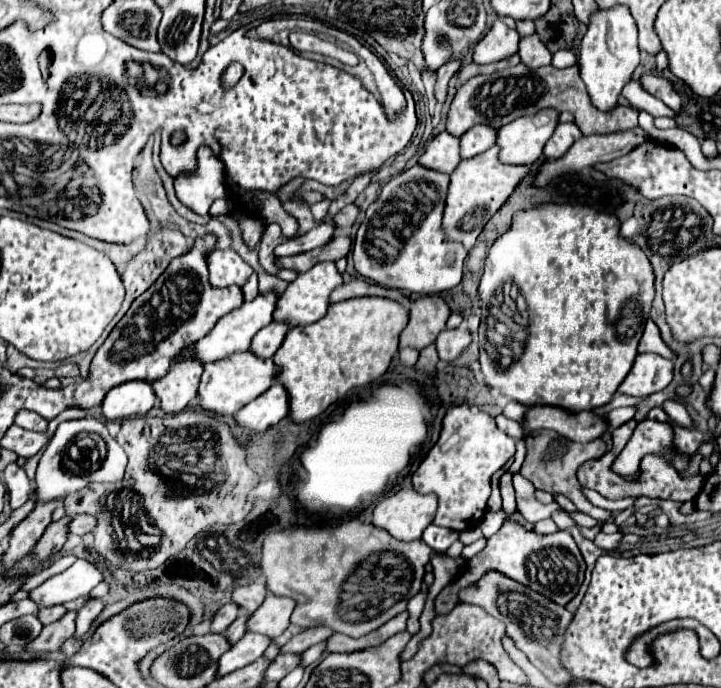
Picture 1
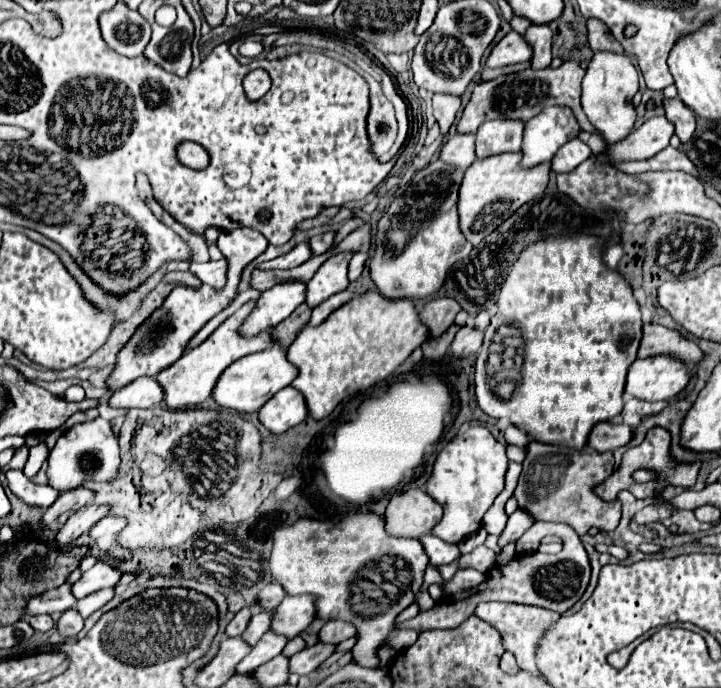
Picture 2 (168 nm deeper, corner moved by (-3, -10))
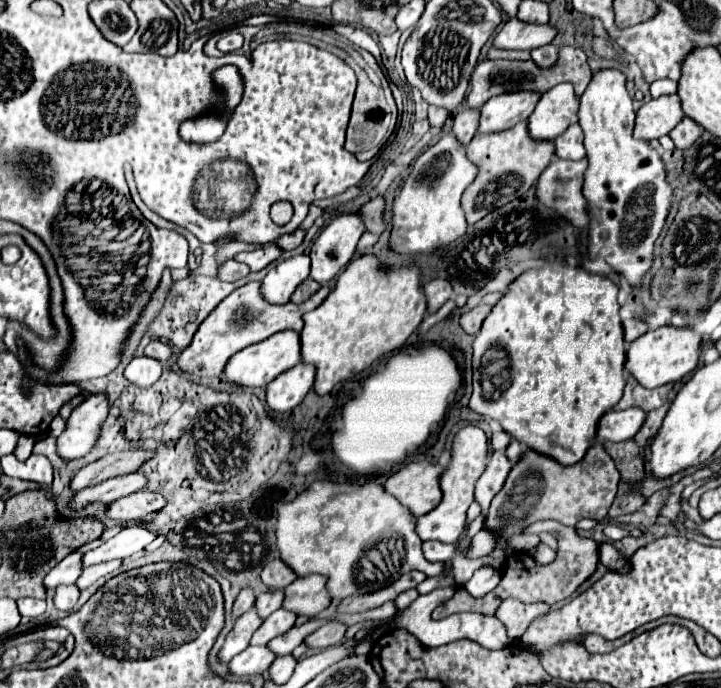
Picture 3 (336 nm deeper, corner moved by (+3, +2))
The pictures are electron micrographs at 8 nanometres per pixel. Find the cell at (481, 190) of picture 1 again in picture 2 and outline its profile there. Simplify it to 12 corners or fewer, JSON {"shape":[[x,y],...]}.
{"shape":[[521,152],[477,160],[459,190],[459,226],[477,246],[543,196],[551,164]]}

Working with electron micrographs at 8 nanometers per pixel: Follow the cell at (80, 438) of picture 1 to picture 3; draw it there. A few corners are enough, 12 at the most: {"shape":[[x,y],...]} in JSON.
{"shape":[[105,392],[87,394],[71,412],[57,452],[87,454],[109,412]]}

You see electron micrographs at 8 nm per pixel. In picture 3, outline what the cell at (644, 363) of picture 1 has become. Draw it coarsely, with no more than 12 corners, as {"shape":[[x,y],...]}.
{"shape":[[661,326],[629,346],[625,368],[643,388],[695,370],[703,334]]}

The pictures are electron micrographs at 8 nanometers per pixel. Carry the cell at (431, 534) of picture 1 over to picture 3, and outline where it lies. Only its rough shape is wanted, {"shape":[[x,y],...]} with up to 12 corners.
{"shape":[[437,540],[423,542],[429,562],[445,562],[455,554],[455,544]]}

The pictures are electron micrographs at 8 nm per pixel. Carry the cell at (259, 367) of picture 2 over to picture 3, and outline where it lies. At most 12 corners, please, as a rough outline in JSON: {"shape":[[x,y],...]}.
{"shape":[[299,332],[237,352],[227,380],[257,388],[301,362]]}

